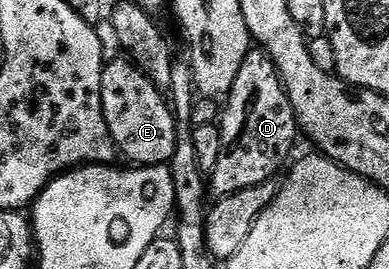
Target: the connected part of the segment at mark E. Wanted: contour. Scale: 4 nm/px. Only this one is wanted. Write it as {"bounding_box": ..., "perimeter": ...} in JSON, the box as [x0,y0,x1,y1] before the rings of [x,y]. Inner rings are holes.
{"bounding_box":[102,57,176,168],"perimeter":[[[119,57],[105,65],[102,76],[102,108],[117,151],[140,168],[171,163],[176,147],[176,121],[169,99],[160,95],[161,87],[155,86],[135,62]]]}

